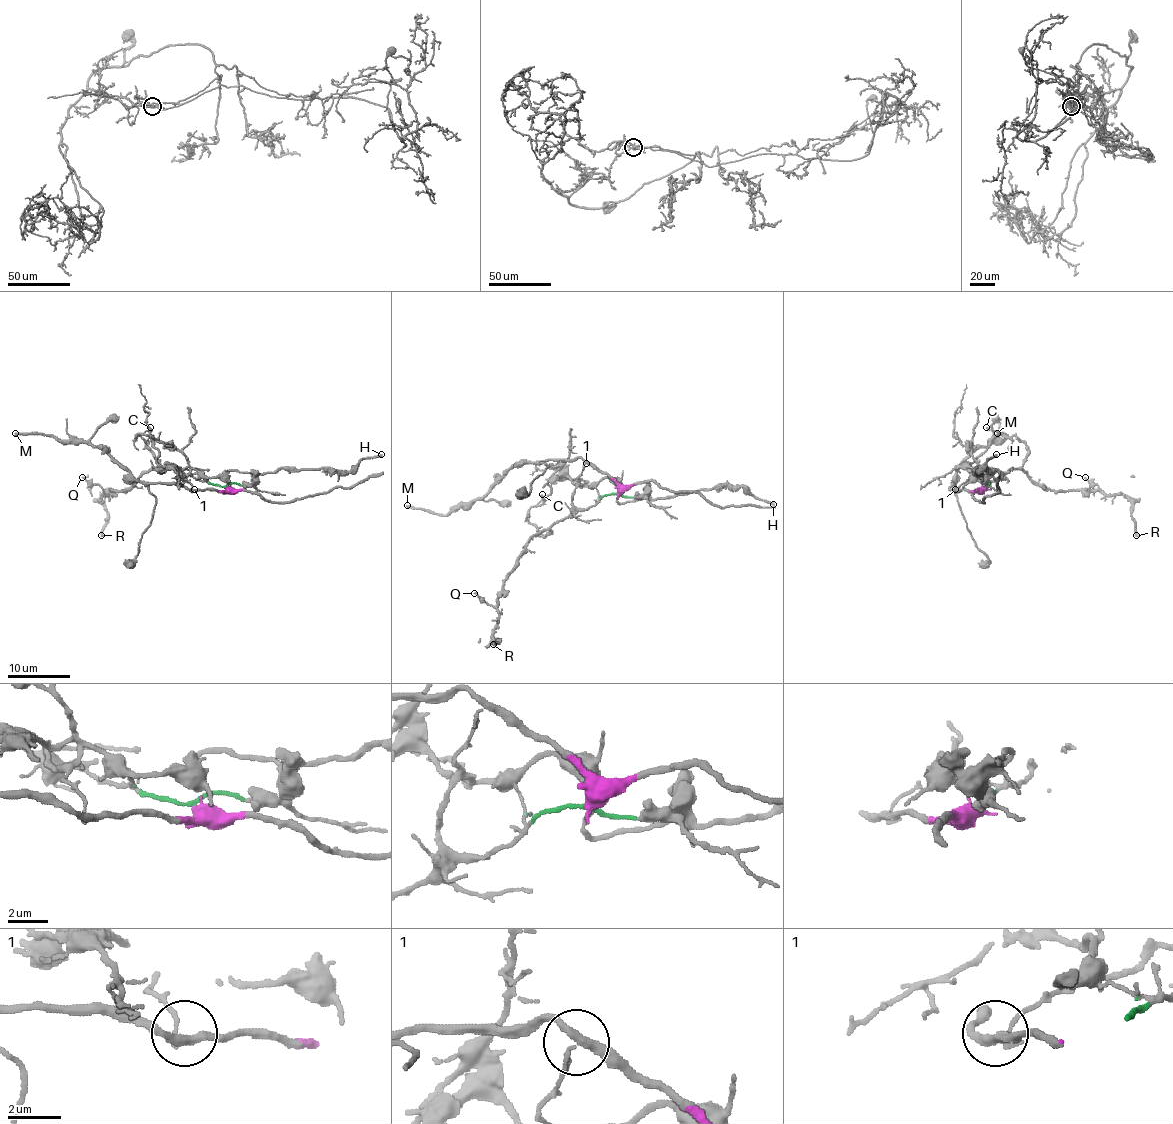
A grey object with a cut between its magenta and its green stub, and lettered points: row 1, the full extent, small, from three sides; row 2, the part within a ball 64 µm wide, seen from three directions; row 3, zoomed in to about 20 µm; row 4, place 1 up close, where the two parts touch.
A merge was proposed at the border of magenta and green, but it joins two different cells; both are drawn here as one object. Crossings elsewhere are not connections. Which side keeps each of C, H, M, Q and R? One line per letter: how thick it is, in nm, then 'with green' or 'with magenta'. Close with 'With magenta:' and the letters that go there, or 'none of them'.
C: 120 nm | with green
H: 260 nm | with green
M: 320 nm | with magenta
Q: 120 nm | with green
R: 300 nm | with green
With magenta: M

